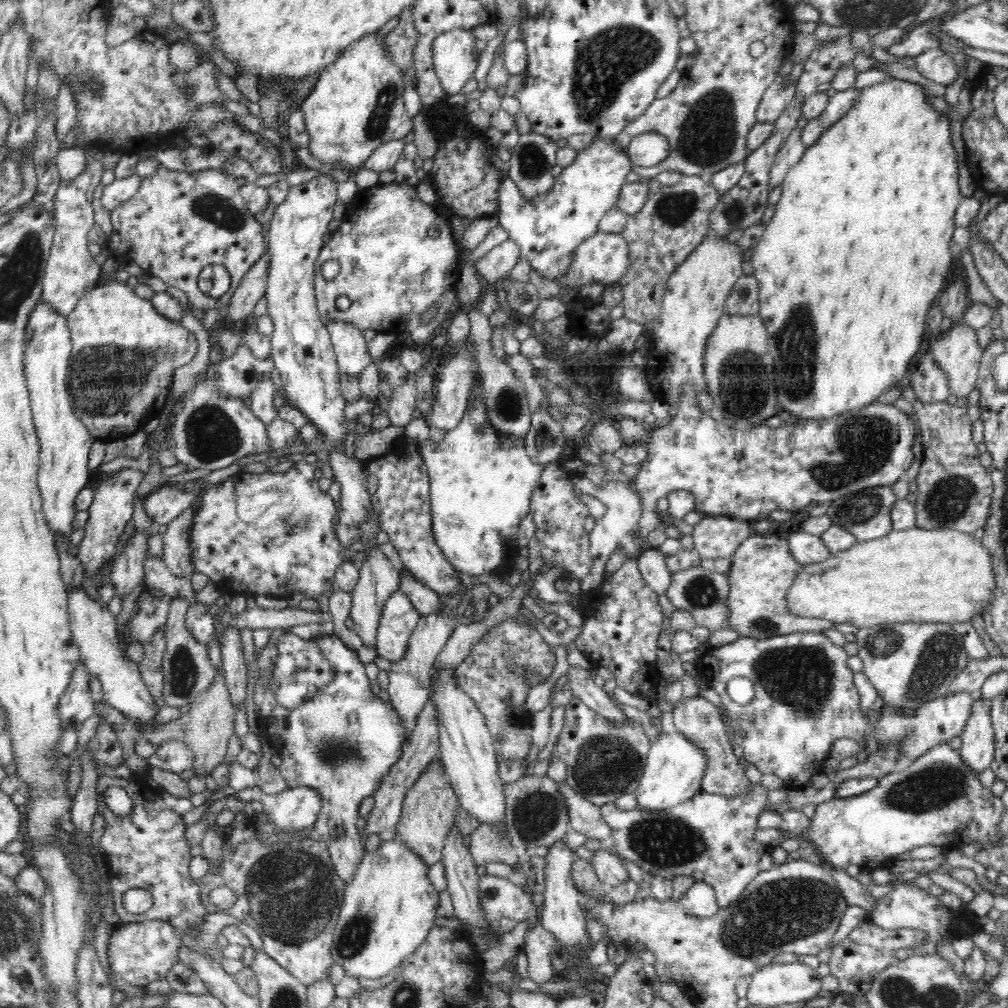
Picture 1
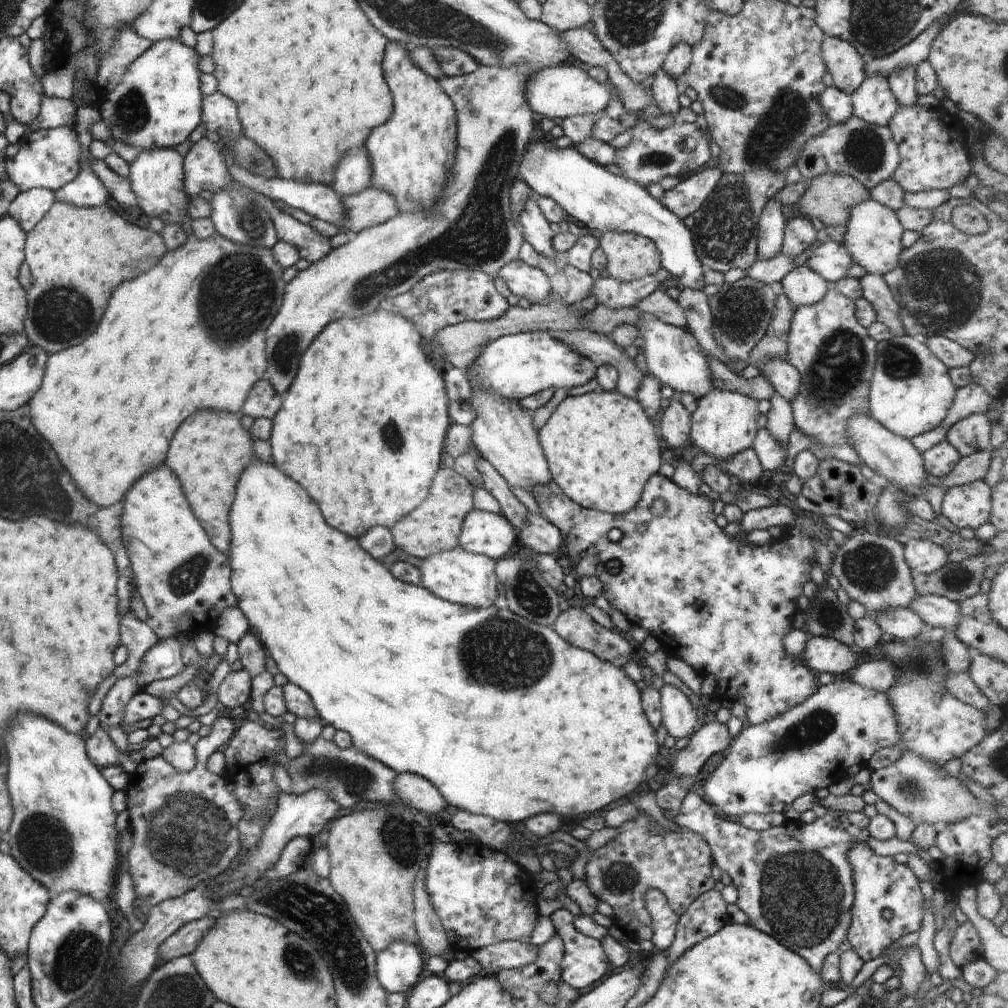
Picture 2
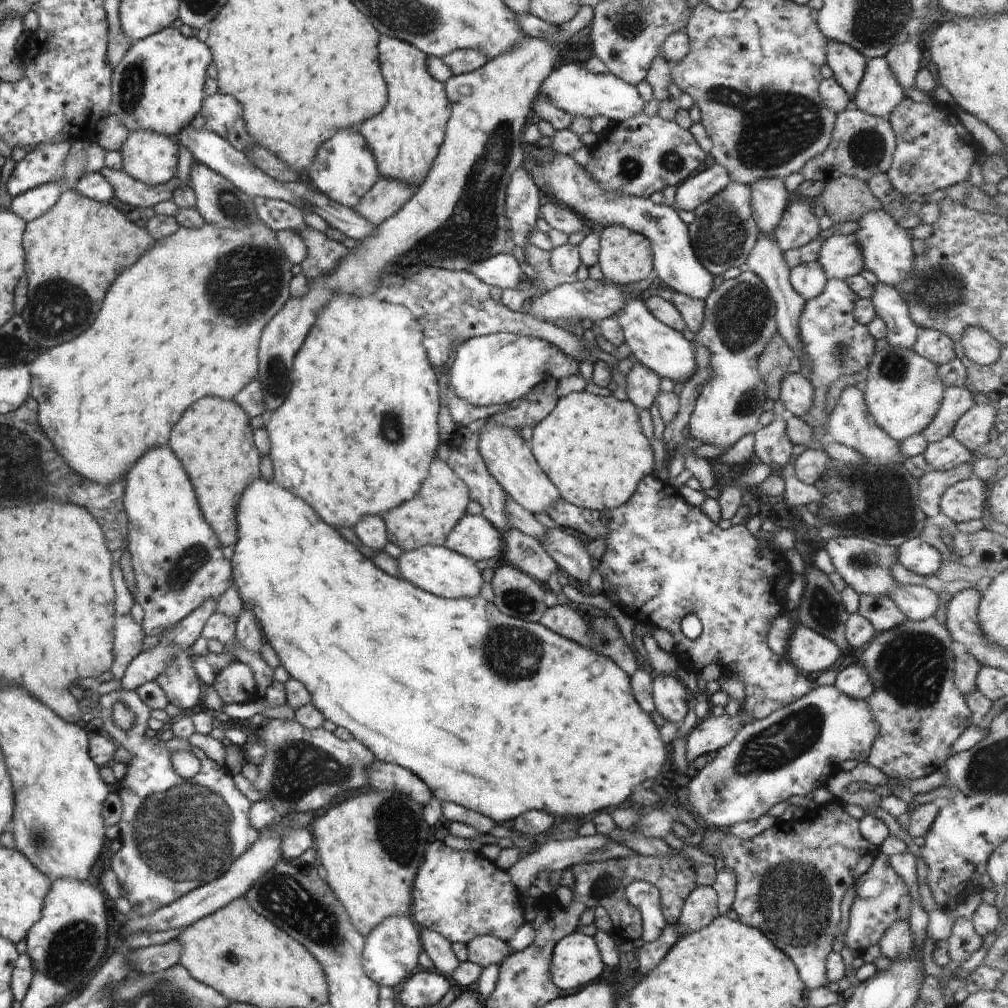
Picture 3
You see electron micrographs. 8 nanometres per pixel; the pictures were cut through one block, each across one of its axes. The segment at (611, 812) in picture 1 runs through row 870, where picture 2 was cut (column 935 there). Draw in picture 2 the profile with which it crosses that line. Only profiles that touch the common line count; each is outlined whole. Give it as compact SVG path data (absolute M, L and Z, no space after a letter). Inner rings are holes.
M923 634L911 641L892 638L883 640L884 659L899 664L905 672L891 689L886 690L899 718L901 739L893 747L878 749L870 757L867 766L872 771L898 760L904 754L900 752L900 746L906 746L907 751L914 751L922 755L928 763L942 768L948 760L954 757L962 758L992 732L986 727L986 716L983 712L975 706L960 702L947 692L943 680L948 674L948 669L941 652L941 642L923 642L922 637Z

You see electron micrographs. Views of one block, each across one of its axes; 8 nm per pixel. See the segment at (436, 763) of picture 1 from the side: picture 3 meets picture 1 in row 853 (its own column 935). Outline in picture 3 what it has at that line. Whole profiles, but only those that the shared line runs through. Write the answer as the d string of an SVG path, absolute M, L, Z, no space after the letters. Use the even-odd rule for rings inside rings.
M945 387L942 404L934 420L921 432L929 442L949 437L956 421L970 408L974 408L974 395L966 387Z

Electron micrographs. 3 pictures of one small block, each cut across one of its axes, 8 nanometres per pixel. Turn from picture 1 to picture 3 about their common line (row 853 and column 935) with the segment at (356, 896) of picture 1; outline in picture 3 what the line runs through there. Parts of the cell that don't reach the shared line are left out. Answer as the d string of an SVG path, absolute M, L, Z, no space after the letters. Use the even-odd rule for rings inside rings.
M884 346L876 349L867 366L865 388L866 406L876 424L892 440L901 442L909 436L921 433L936 416L945 386L938 376L938 365L920 356L914 348Z

